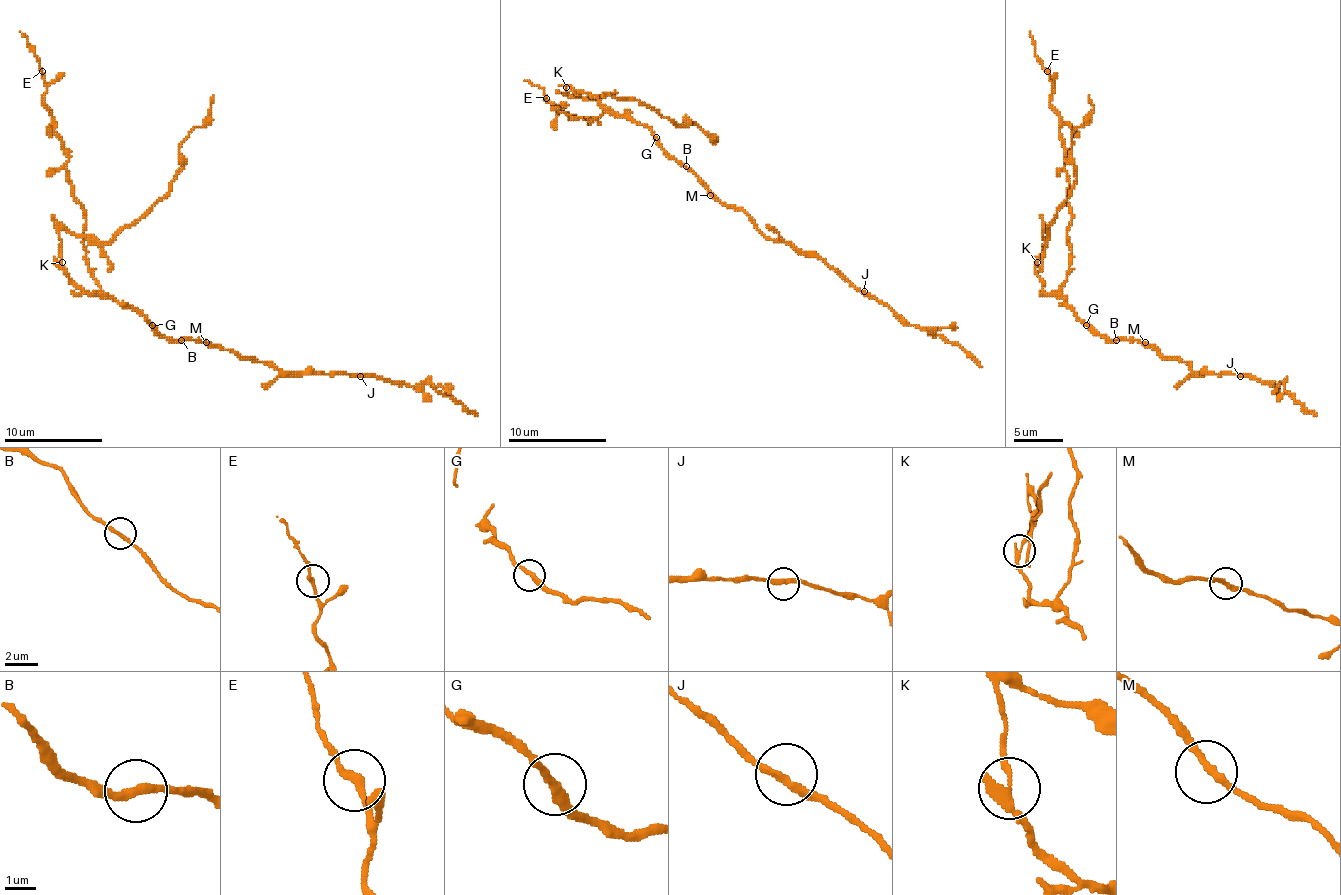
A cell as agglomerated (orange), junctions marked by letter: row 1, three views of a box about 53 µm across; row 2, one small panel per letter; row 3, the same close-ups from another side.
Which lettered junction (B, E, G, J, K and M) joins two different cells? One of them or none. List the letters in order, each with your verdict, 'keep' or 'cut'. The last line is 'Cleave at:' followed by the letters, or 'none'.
B: keep
E: keep
G: keep
J: keep
K: cut
M: keep
Cleave at: K

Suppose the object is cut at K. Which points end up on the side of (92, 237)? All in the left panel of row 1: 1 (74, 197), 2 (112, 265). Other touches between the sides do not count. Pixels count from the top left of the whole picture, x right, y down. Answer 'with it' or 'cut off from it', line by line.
1: cut off from it
2: with it

